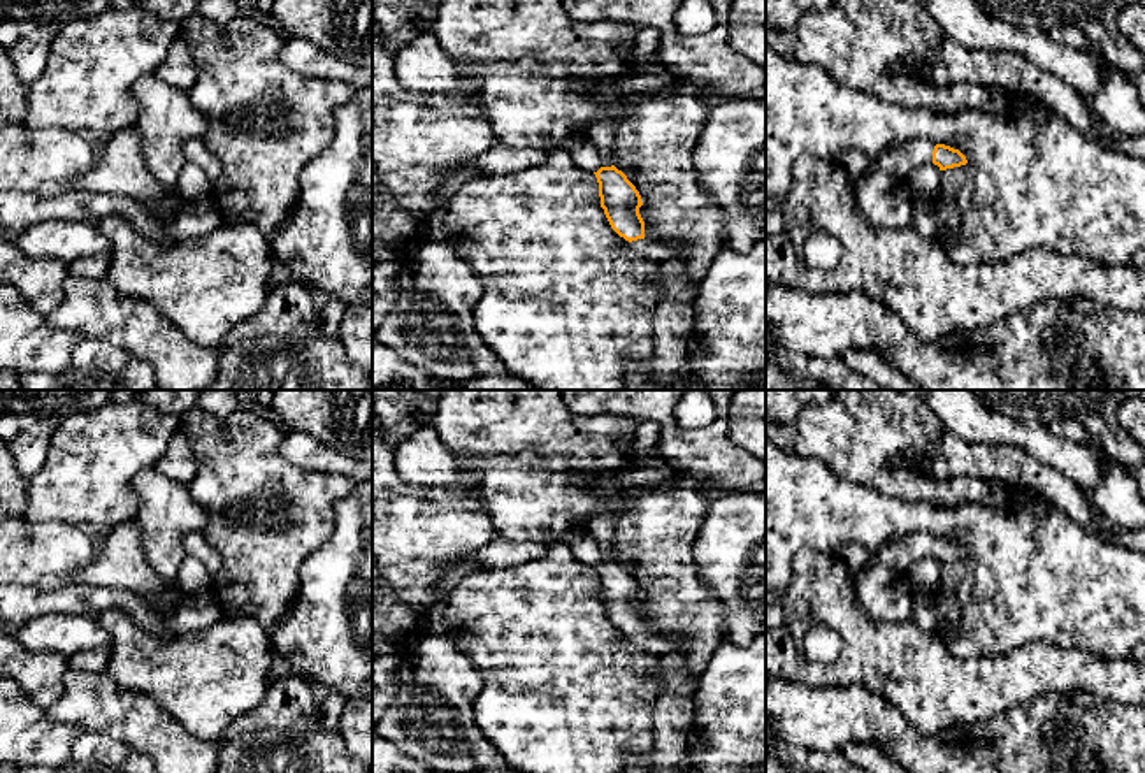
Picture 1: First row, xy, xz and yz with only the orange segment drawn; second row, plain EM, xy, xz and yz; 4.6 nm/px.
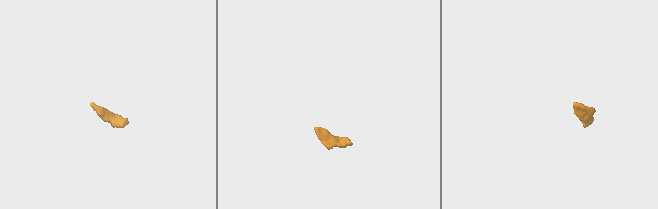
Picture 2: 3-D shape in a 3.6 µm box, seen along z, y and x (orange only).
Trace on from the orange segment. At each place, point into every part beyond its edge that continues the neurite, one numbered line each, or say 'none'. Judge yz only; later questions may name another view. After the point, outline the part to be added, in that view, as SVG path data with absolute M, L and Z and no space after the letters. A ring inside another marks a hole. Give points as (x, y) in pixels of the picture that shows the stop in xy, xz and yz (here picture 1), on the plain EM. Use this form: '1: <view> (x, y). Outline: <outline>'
1: yz (901, 556). Outline: M920 531L903 539L885 543L873 559L887 564L890 569L908 576L910 569L922 559L933 557L934 536Z

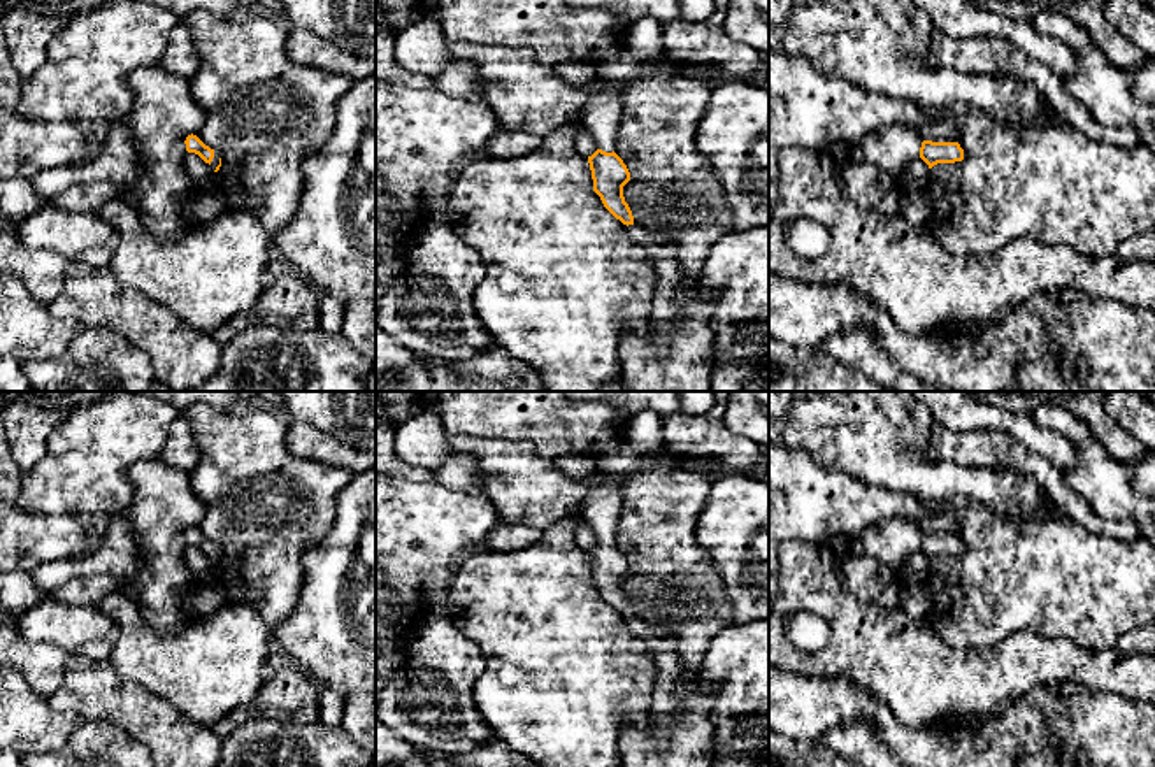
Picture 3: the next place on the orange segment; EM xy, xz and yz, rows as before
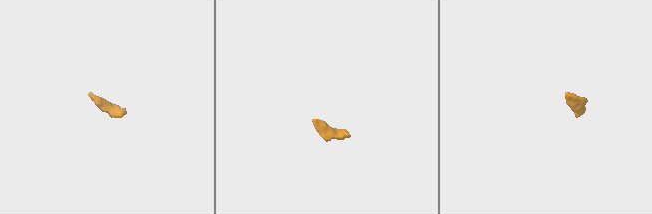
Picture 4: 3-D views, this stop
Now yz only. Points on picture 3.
1: yz (890, 541). Outline: M895 518L864 530L857 548L899 570L909 555L920 551L922 535L915 520Z

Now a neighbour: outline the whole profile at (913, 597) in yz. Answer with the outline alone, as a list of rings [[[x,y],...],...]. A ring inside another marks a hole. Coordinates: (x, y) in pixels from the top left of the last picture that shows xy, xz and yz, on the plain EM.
[[[923,581],[902,583],[899,606],[913,618],[925,618],[929,611],[929,591]]]

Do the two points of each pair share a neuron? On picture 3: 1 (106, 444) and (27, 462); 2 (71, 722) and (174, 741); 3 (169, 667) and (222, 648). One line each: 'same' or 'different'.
1: different
2: different
3: same

